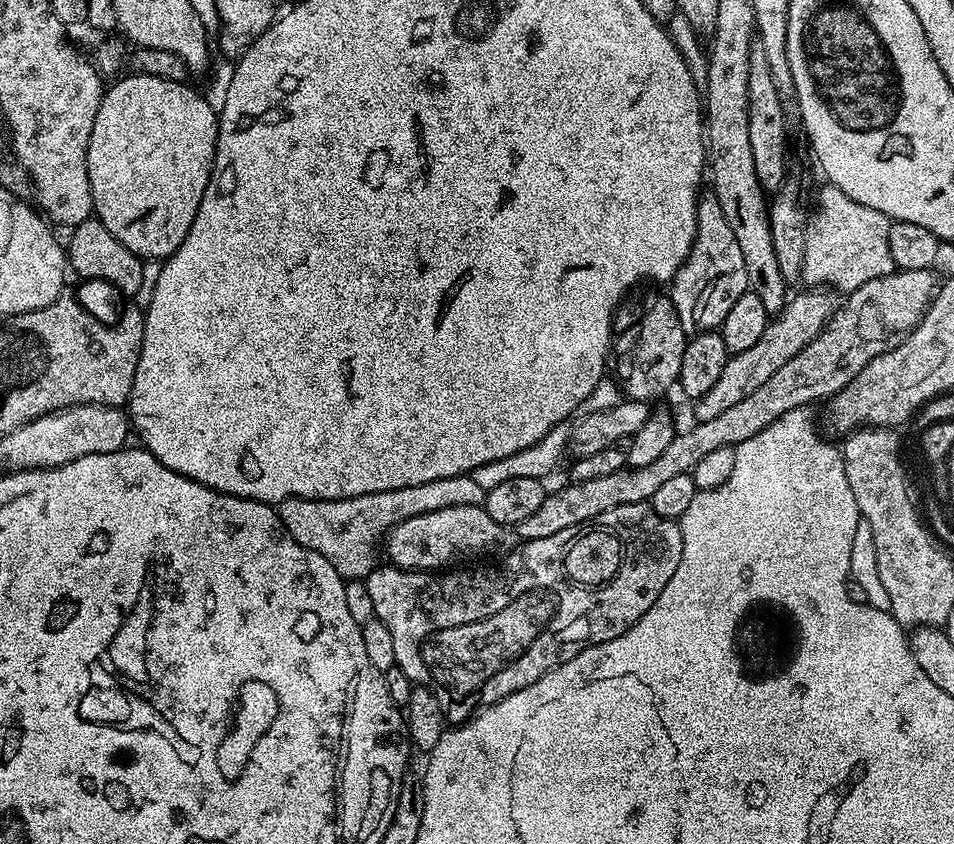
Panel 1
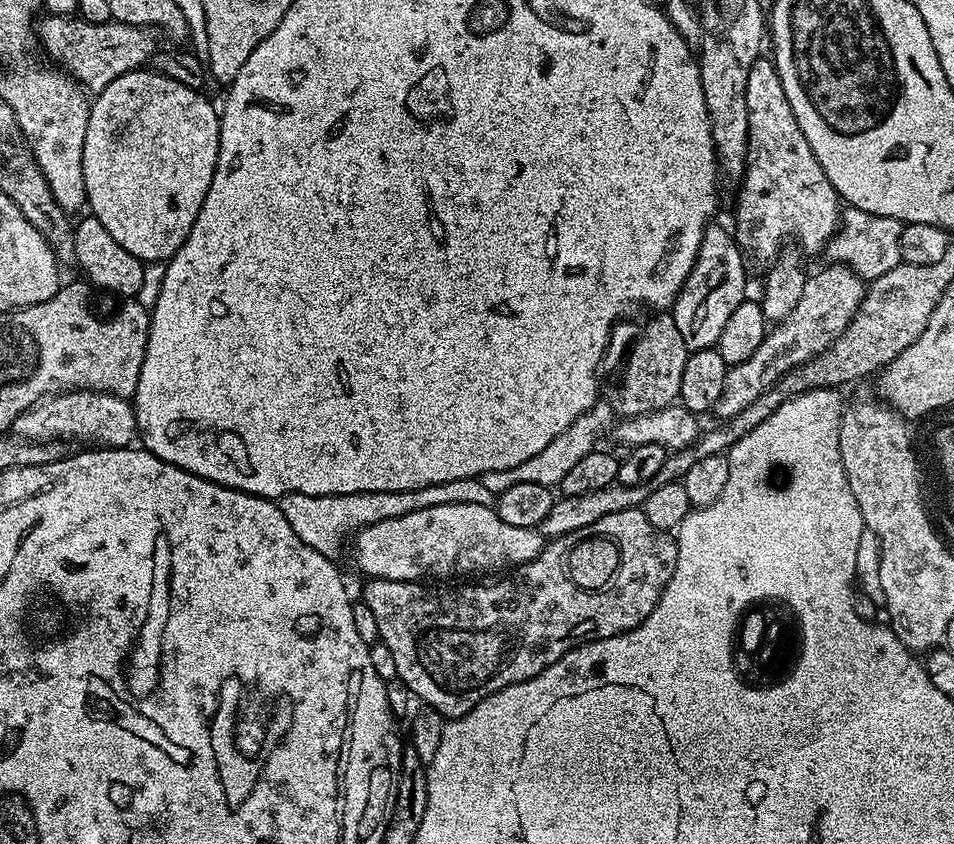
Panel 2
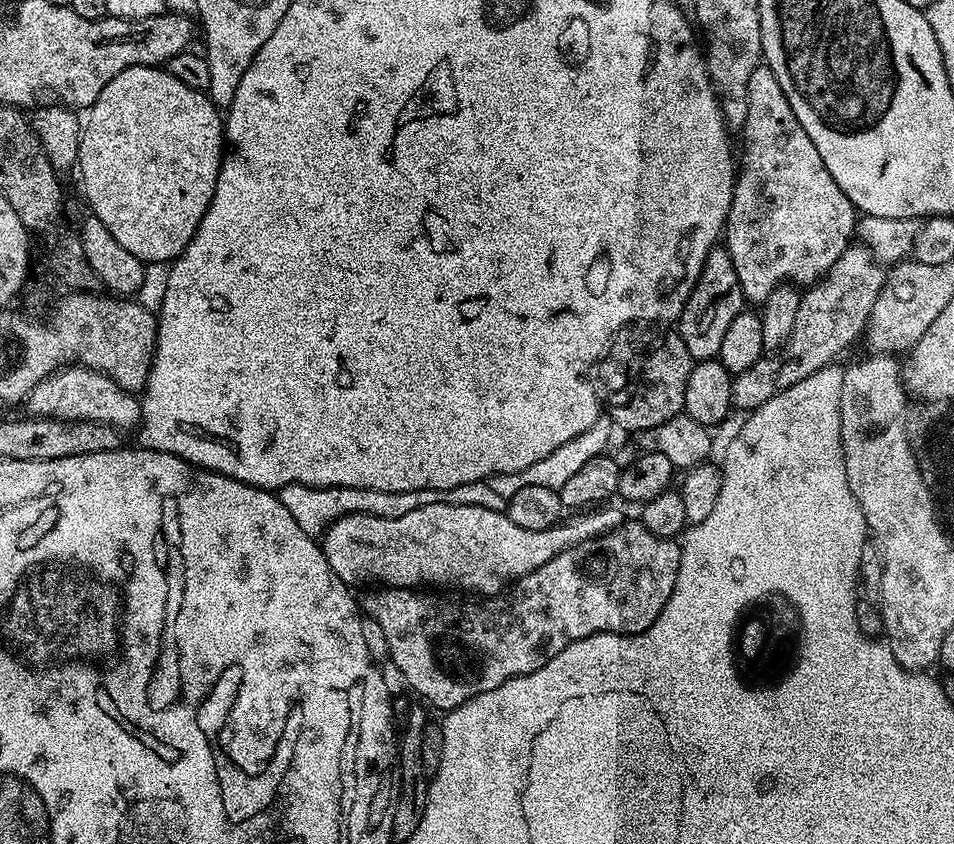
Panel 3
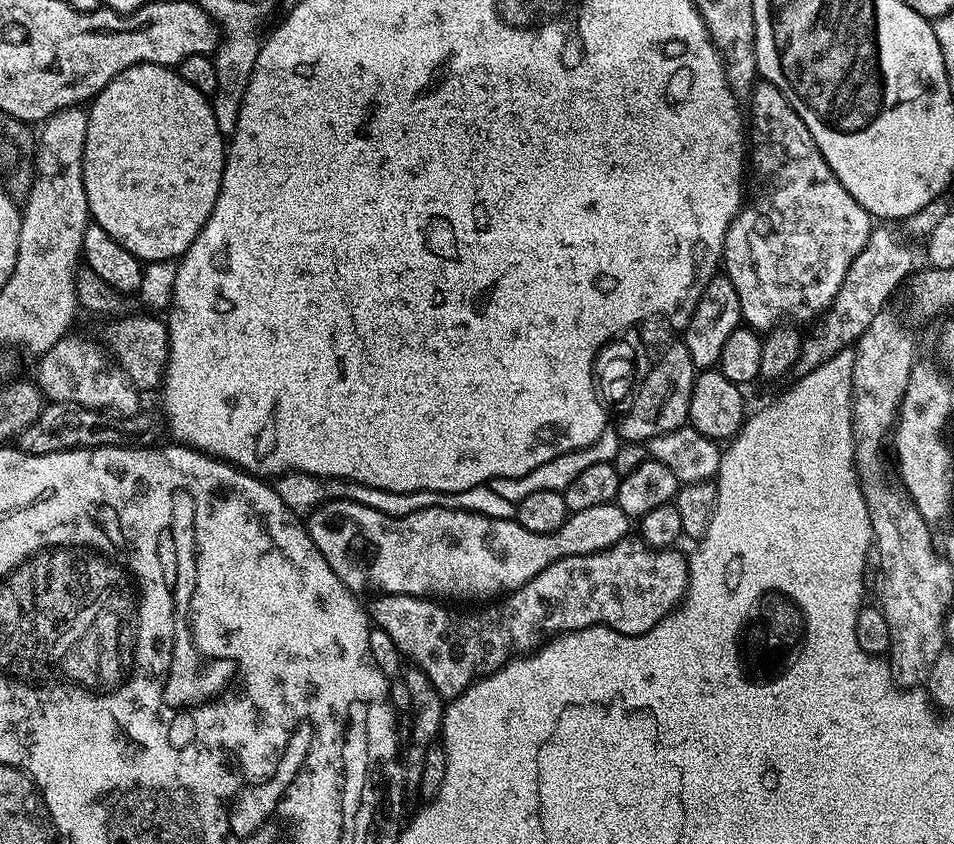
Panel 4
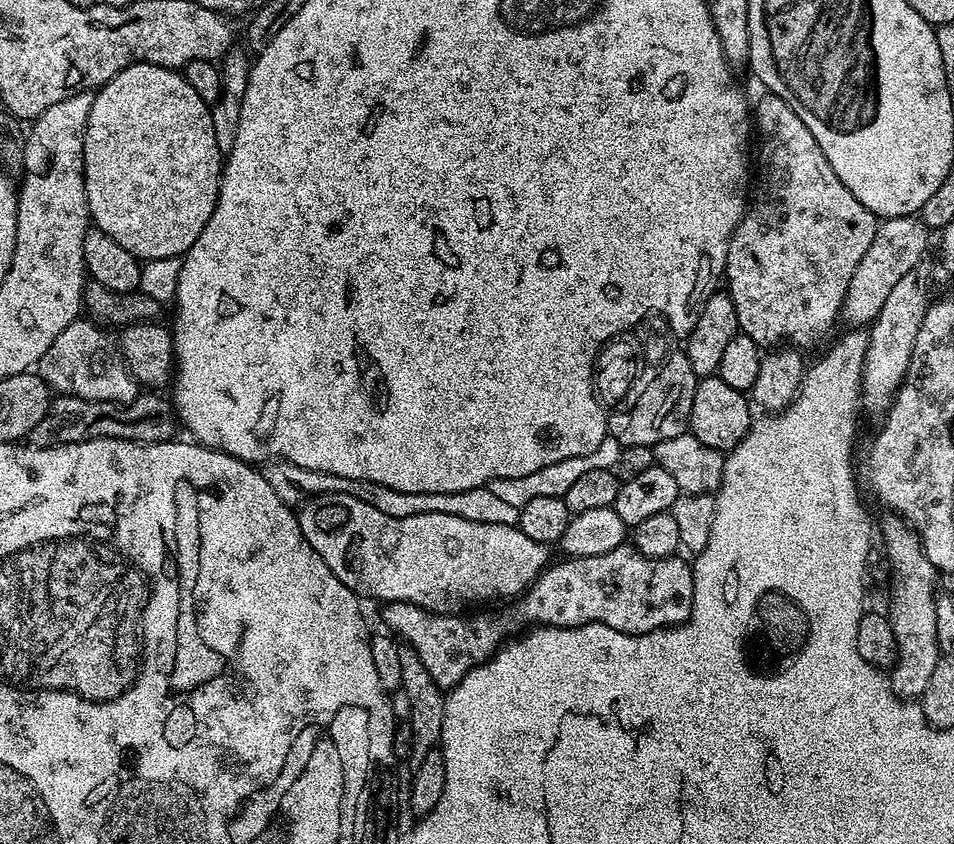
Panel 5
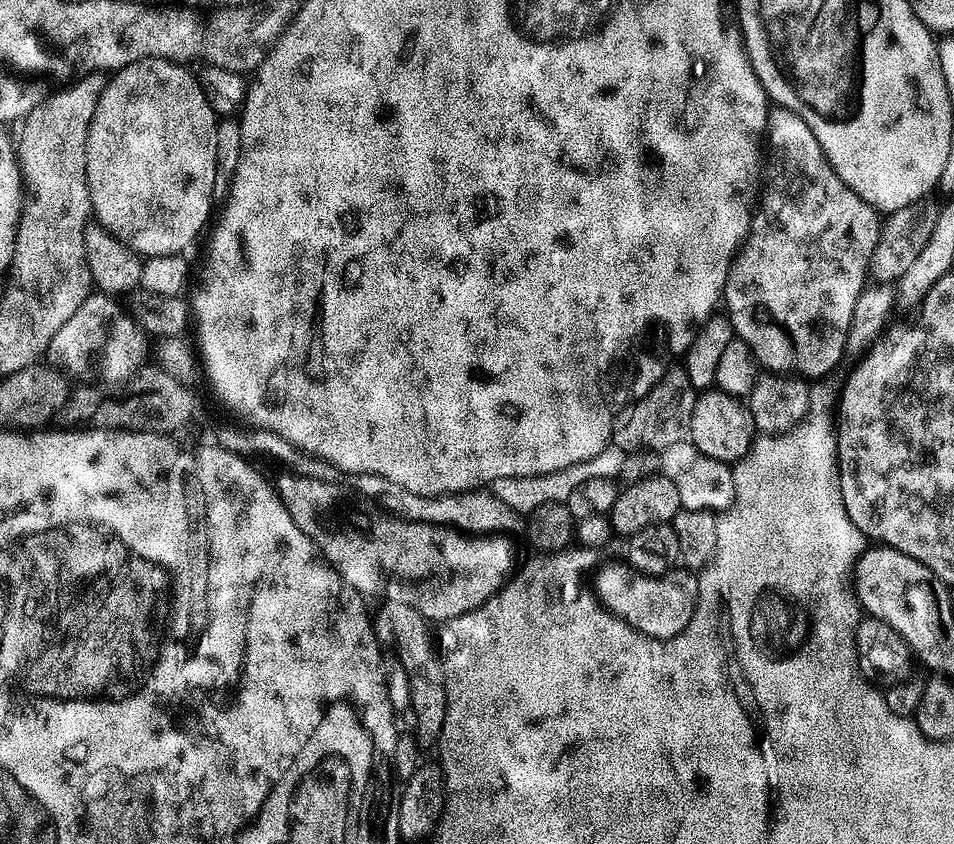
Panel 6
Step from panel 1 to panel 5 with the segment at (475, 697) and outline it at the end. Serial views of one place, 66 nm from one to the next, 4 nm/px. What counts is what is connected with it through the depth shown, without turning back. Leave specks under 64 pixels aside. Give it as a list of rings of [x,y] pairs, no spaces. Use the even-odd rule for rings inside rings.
[[[625,542],[606,554],[561,559],[561,564],[545,568],[523,593],[520,616],[528,626],[577,628],[598,623],[631,636],[682,624],[692,609],[694,578],[691,563],[681,556],[647,557]],[[397,600],[387,601],[381,608],[384,608],[380,612],[384,619],[383,627],[399,637],[407,647],[413,648],[418,658],[422,658],[426,670],[430,670],[434,682],[445,690],[455,688],[468,671],[492,659],[505,643],[504,635],[512,628],[510,621],[495,620],[492,616],[471,620],[468,614],[431,612],[416,604]]]

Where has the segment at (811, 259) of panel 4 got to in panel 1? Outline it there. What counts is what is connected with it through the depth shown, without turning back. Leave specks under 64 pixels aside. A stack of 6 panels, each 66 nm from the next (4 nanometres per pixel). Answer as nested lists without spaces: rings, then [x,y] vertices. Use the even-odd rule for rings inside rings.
[[[753,43],[750,50],[750,82],[748,83],[748,117],[750,118],[750,150],[754,154],[754,170],[758,174],[758,182],[765,190],[779,189],[788,172],[788,120],[784,117],[786,105],[778,98],[778,89],[774,86],[774,78],[770,75],[770,62],[766,62],[766,50],[760,43]]]

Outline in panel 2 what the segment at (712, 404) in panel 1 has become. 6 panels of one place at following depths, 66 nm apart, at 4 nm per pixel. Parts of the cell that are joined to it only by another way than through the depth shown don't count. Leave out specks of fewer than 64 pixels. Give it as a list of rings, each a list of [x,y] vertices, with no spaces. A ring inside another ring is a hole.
[[[829,263],[827,267],[809,275],[806,287],[802,289],[802,298],[798,298],[798,306],[790,310],[786,319],[769,327],[768,333],[762,338],[762,346],[758,346],[758,350],[754,350],[746,362],[729,367],[722,398],[718,398],[714,409],[721,421],[742,414],[750,402],[758,402],[758,398],[773,388],[792,368],[802,366],[810,358],[822,354],[822,350],[831,346],[843,334],[846,326],[850,326],[864,297],[865,281],[854,269],[844,264]]]

